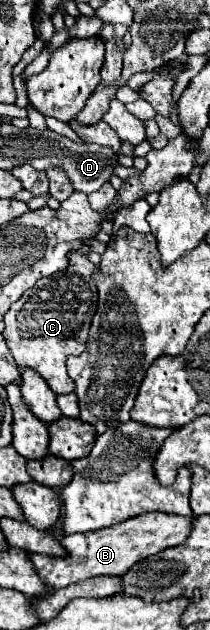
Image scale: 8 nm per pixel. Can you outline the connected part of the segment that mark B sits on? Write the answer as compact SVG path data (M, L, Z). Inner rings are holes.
M147 512L147 514L139 514L135 518L129 518L117 526L111 526L111 528L65 536L61 540L61 544L69 552L65 558L31 554L31 560L37 568L37 574L41 576L41 580L45 584L51 584L53 588L65 588L69 584L89 580L95 576L123 576L139 560L149 558L165 548L179 546L181 542L185 542L191 528L193 528L193 516Z

